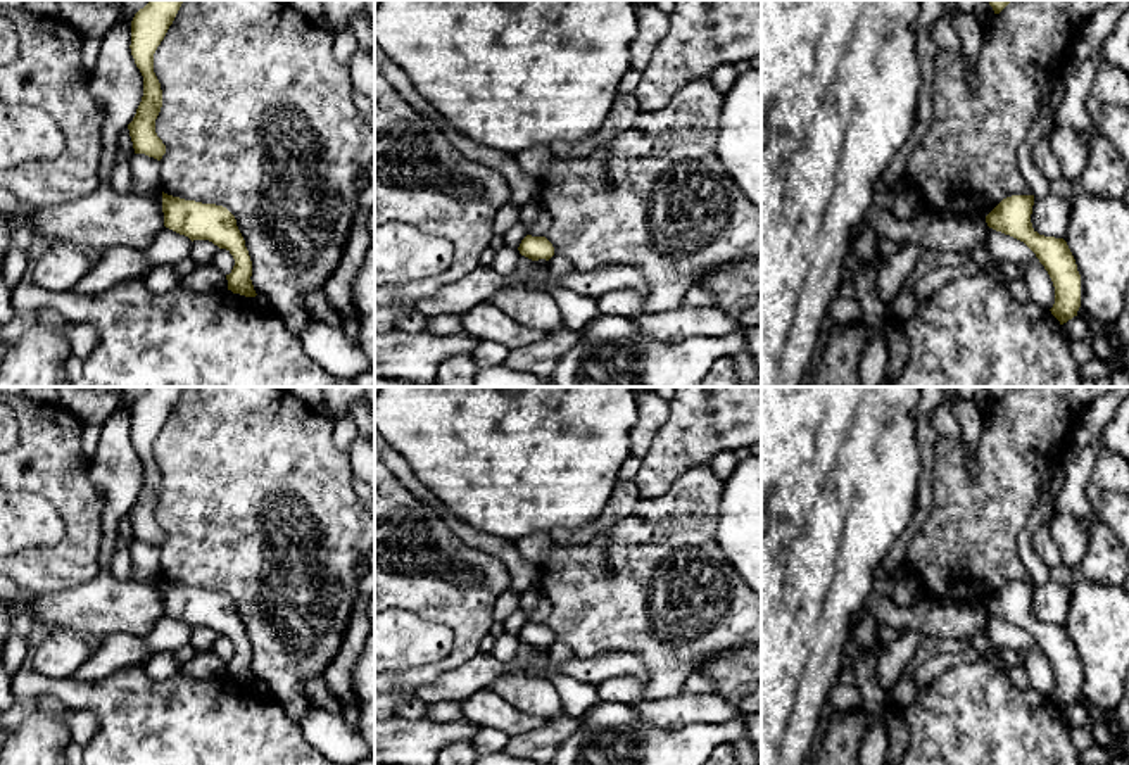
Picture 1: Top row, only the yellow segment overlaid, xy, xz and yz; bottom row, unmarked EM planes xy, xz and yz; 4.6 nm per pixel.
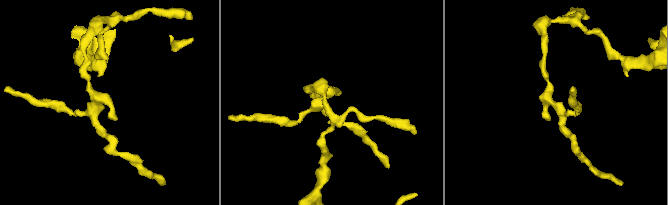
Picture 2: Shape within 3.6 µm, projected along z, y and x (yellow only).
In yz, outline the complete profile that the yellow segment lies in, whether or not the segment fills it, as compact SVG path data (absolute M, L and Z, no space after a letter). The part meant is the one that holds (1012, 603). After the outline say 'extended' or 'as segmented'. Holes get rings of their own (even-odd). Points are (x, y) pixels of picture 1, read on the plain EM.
M1034 582L1003 585L987 603L989 615L1024 629L1048 658L1055 673L1055 691L1050 696L1067 710L1081 694L1081 661L1075 646L1063 625L1039 622L1031 610Z | as segmented

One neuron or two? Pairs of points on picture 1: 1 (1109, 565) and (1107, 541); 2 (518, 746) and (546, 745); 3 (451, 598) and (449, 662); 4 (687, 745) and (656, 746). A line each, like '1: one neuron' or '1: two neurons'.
1: one neuron
2: one neuron
3: one neuron
4: one neuron

